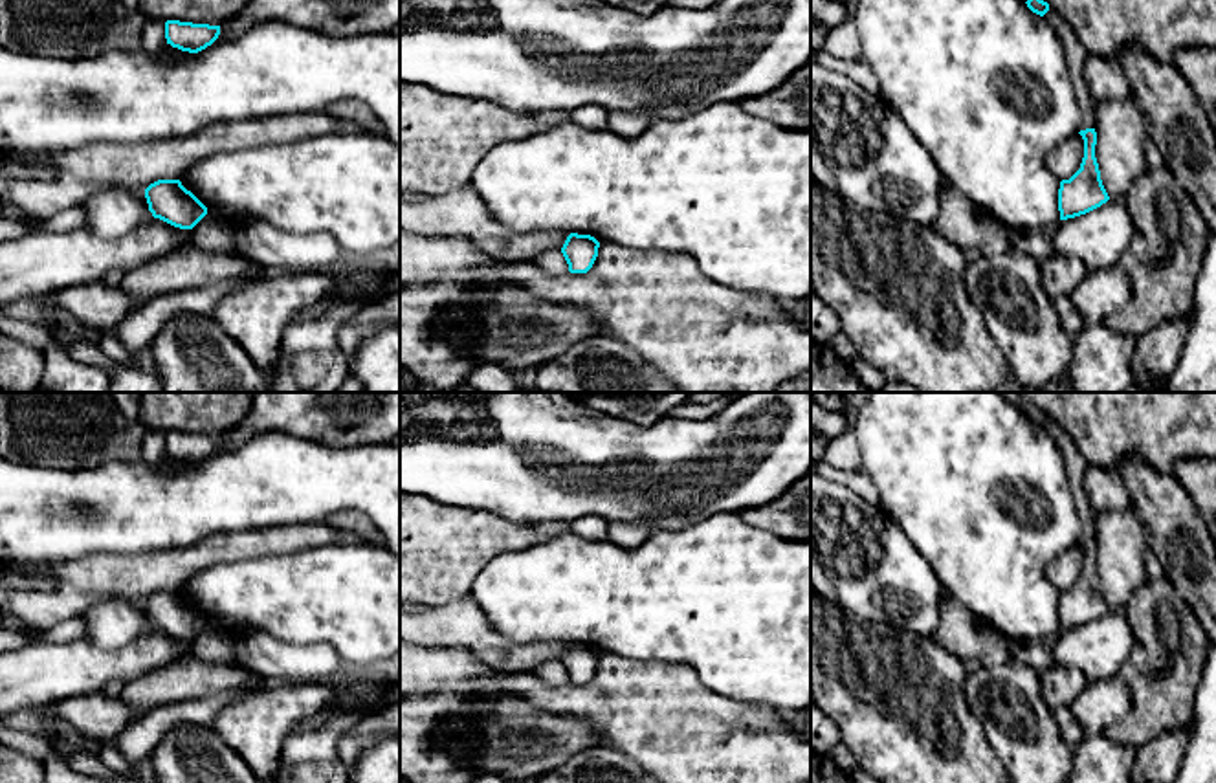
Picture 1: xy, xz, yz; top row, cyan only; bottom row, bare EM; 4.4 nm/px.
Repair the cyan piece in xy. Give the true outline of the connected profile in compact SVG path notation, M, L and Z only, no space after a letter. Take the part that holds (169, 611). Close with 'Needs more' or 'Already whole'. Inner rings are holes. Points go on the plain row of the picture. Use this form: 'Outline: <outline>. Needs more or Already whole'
Outline: M158 590L145 600L149 622L180 640L193 640L207 618L180 590Z. Already whole

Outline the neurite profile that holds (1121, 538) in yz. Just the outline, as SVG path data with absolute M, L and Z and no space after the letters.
M1132 506L1095 515L1095 568L1110 611L1126 611L1148 581L1144 552L1150 546L1146 523Z

